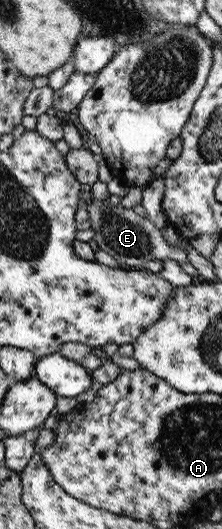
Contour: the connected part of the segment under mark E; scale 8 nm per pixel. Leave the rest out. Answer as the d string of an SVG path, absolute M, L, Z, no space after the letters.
M95 182L90 185L86 211L91 230L93 230L93 242L97 248L107 252L115 262L124 268L142 268L153 259L170 259L179 263L187 262L185 253L171 245L167 245L159 230L147 216L139 216L132 209L112 205L109 203L109 192L106 184Z

